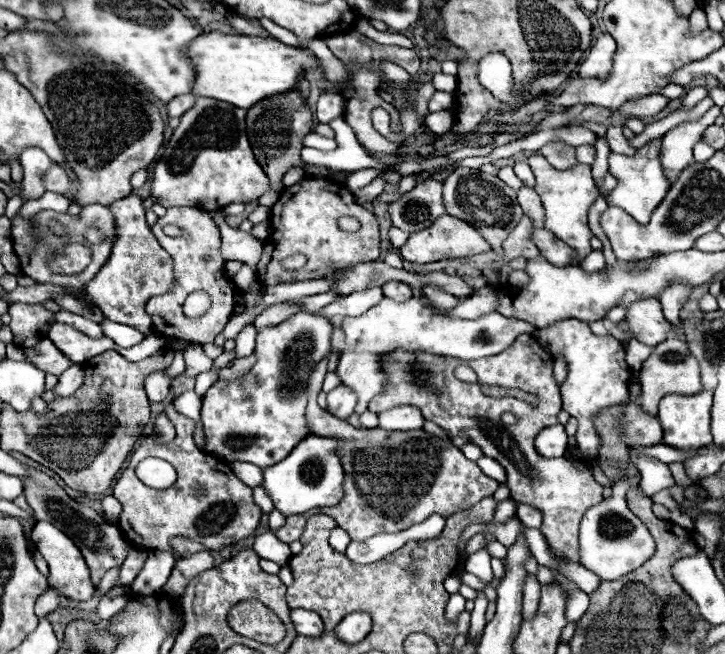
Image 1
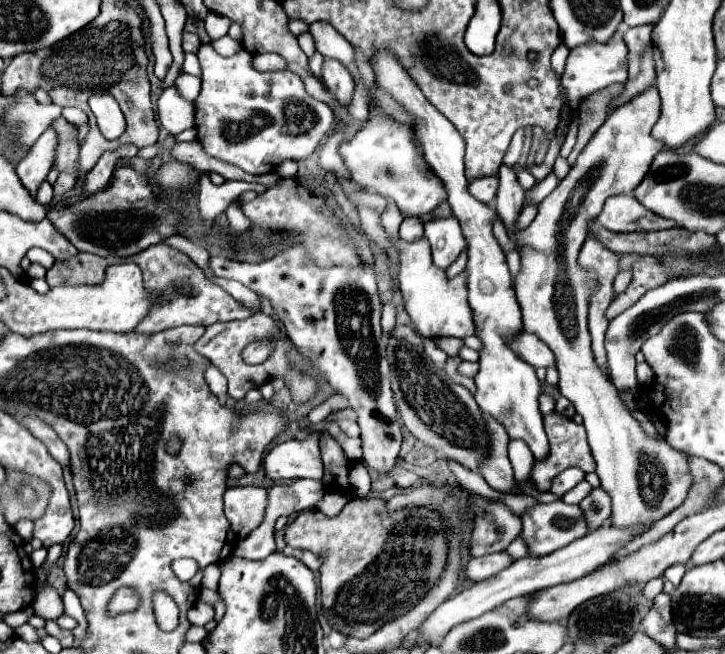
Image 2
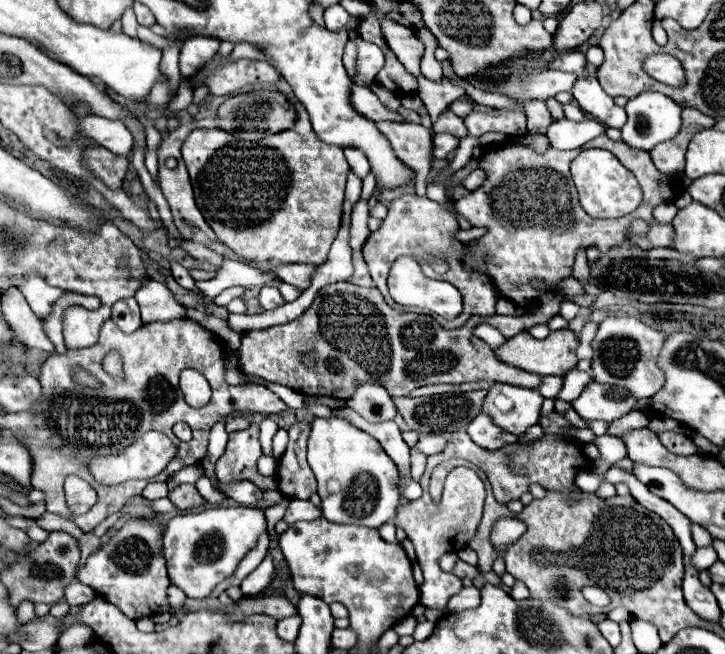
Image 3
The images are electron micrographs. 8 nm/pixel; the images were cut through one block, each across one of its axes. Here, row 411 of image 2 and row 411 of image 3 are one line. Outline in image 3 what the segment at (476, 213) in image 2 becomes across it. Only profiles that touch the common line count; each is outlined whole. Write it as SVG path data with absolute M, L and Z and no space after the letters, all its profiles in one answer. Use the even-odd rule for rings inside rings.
M494 382L488 390L482 412L488 414L498 428L520 436L530 426L538 424L542 400L544 398L536 390Z

